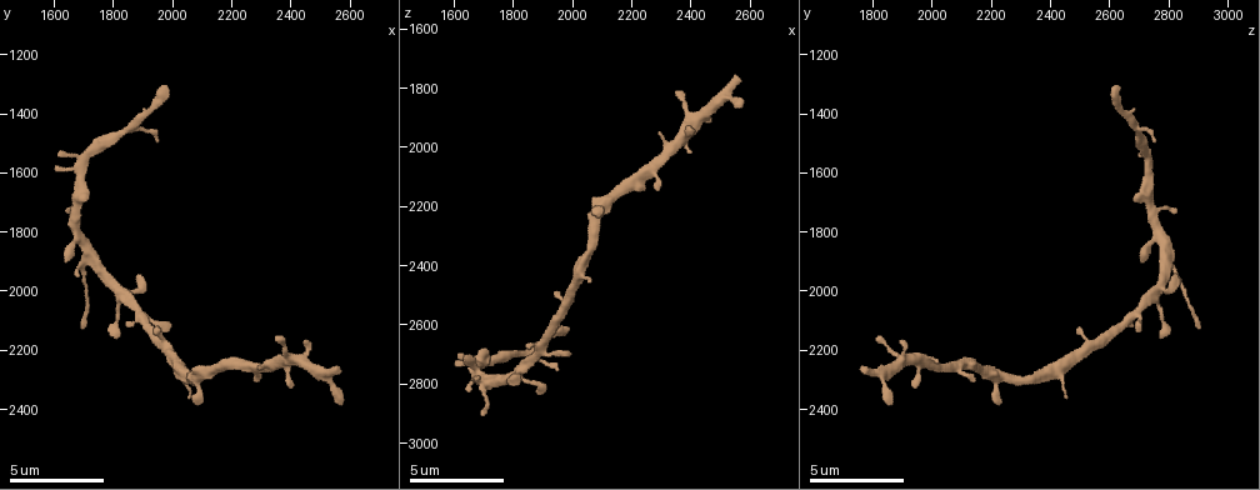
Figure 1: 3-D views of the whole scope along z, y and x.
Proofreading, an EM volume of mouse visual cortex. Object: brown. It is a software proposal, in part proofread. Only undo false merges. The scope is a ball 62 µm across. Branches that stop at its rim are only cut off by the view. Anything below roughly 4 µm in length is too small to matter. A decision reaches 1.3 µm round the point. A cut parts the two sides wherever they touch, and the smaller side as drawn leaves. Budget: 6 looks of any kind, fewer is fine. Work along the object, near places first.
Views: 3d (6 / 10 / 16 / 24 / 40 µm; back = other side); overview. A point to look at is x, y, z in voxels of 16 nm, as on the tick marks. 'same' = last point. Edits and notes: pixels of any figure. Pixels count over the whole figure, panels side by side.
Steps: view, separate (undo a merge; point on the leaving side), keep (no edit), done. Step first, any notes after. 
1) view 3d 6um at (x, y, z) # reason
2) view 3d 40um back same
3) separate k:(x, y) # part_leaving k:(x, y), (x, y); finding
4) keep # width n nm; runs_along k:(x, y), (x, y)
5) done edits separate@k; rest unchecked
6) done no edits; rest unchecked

view 3d 16um at (1940, 2160, 2600)

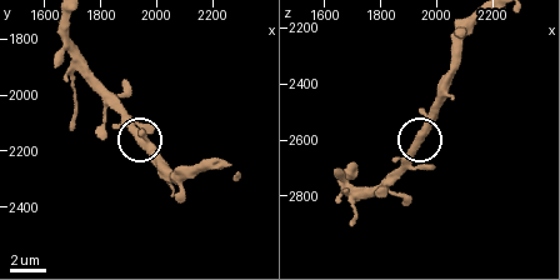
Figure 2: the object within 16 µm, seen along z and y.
view 3d 16um back same

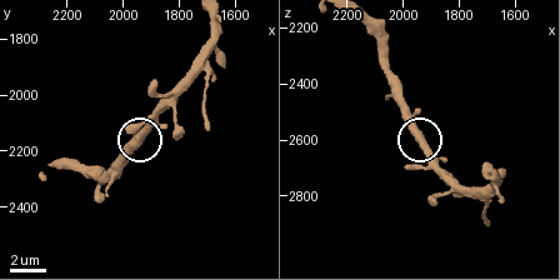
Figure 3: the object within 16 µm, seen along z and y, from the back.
keep # continuous, no second cell

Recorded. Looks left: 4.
view 3d 16um at (1720, 1850, 2770) # sudden change in width

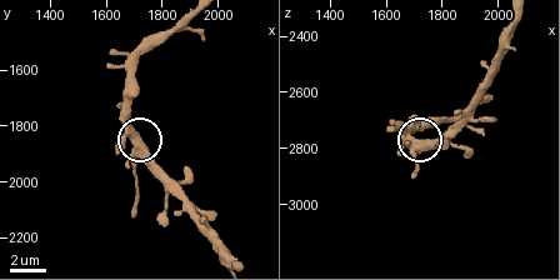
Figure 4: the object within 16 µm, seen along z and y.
keep # one cell here

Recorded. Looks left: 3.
view 3d 10um at (2200, 2260, 2130) # thick turns thin

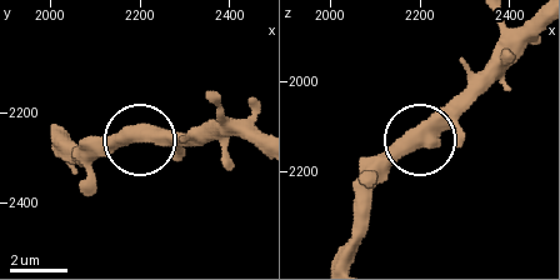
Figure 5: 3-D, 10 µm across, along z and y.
keep # one cell here

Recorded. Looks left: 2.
done no edits; rest unchecked

